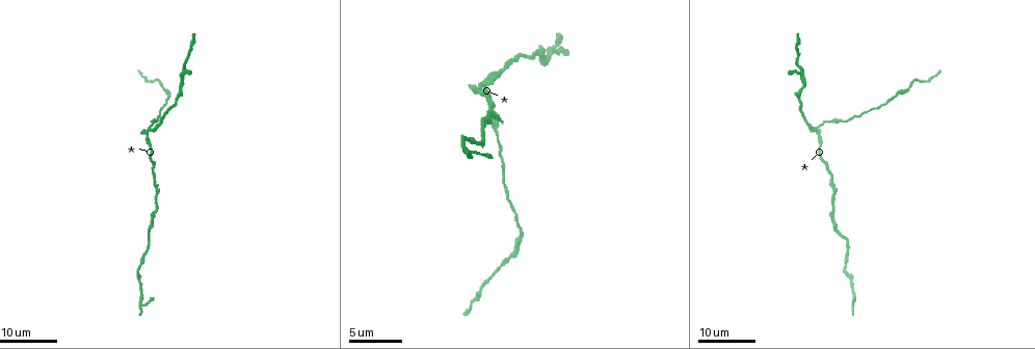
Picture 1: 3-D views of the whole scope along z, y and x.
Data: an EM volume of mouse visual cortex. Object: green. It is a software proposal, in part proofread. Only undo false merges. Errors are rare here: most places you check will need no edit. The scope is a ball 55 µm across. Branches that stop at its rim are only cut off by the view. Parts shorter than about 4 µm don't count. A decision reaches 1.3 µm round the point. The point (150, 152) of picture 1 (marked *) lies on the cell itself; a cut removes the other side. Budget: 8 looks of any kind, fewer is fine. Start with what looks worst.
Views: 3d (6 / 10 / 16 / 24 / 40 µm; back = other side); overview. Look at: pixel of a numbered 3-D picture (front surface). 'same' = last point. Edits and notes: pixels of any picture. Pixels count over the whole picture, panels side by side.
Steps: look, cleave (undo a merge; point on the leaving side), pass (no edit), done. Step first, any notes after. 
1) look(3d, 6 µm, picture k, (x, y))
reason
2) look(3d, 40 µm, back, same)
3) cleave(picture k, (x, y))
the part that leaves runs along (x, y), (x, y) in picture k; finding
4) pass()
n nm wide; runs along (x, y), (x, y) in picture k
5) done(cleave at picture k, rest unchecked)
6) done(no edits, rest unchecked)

look(3d, 16 µm, picture 1, (816, 127))
side arm on a straight run

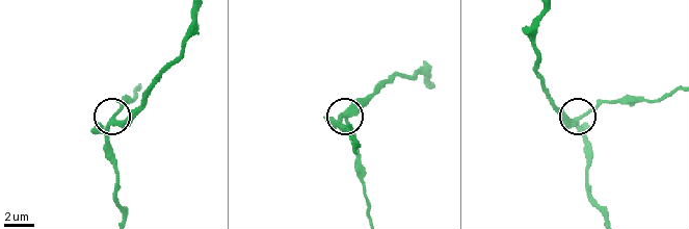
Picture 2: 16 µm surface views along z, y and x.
look(3d, 10 µm, picture 2, (116, 122))

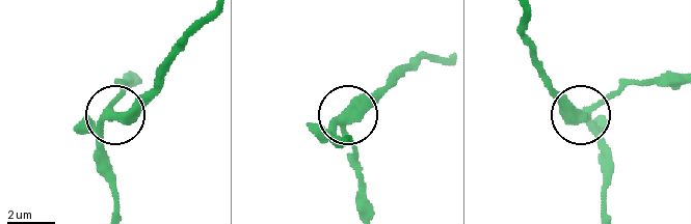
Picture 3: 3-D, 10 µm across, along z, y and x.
look(3d, 6 µm, picture 3, (346, 118))

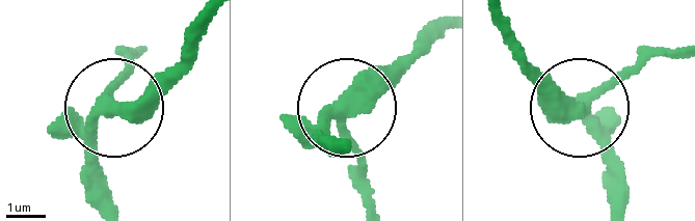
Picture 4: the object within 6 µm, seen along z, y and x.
pass()
350 nm wide; runs along (343, 138), (326, 129), (432, 33) in picture 4; one cell here

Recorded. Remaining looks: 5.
look(3d, 16 µm, picture 1, (803, 69))
three arms meet

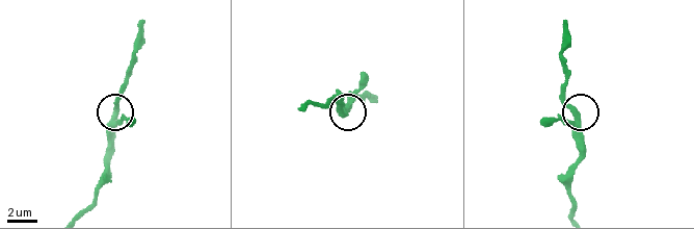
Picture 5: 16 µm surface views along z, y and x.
look(3d, 6 µm, picture 5, (113, 116))

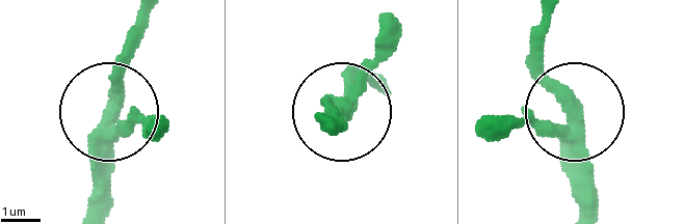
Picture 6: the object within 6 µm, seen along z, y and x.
pass()
runs along (584, 202), (584, 133), (534, 37) in picture 6; continuous, no second cell

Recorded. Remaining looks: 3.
look(3d, 24 µm, picture 1, (895, 97))
thick turns thin

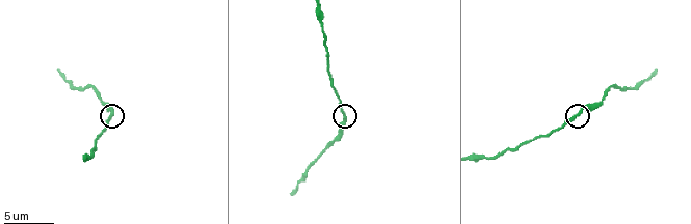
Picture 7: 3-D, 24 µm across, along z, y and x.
look(3d, 10 µm, picture 7, (344, 117))

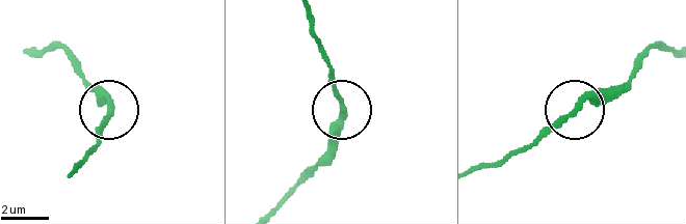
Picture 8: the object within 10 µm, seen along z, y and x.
look(3d, 10 µm, back, picture 8, (576, 111))

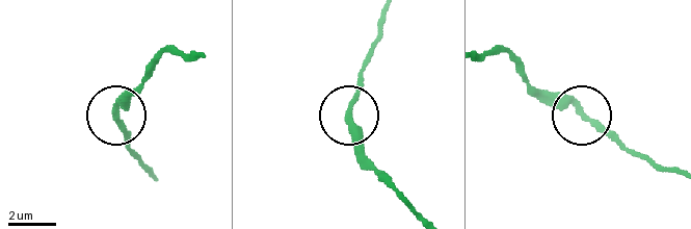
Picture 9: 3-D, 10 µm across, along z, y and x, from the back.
pass()
all the same cell

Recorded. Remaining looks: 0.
done(no edits, rest unchecked)

